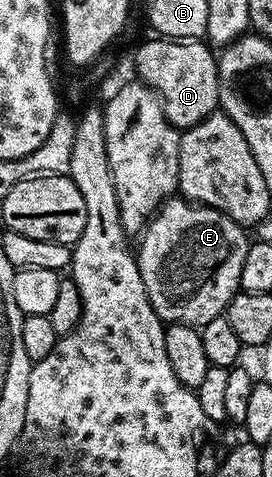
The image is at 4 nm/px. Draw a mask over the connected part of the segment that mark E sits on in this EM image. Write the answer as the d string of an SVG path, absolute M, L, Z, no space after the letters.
M173 196L160 207L158 213L139 235L140 250L135 251L136 263L146 284L146 292L154 312L165 324L186 324L197 328L210 324L210 320L221 317L227 311L230 300L240 290L242 264L250 245L250 234L230 216L209 206L189 202Z

